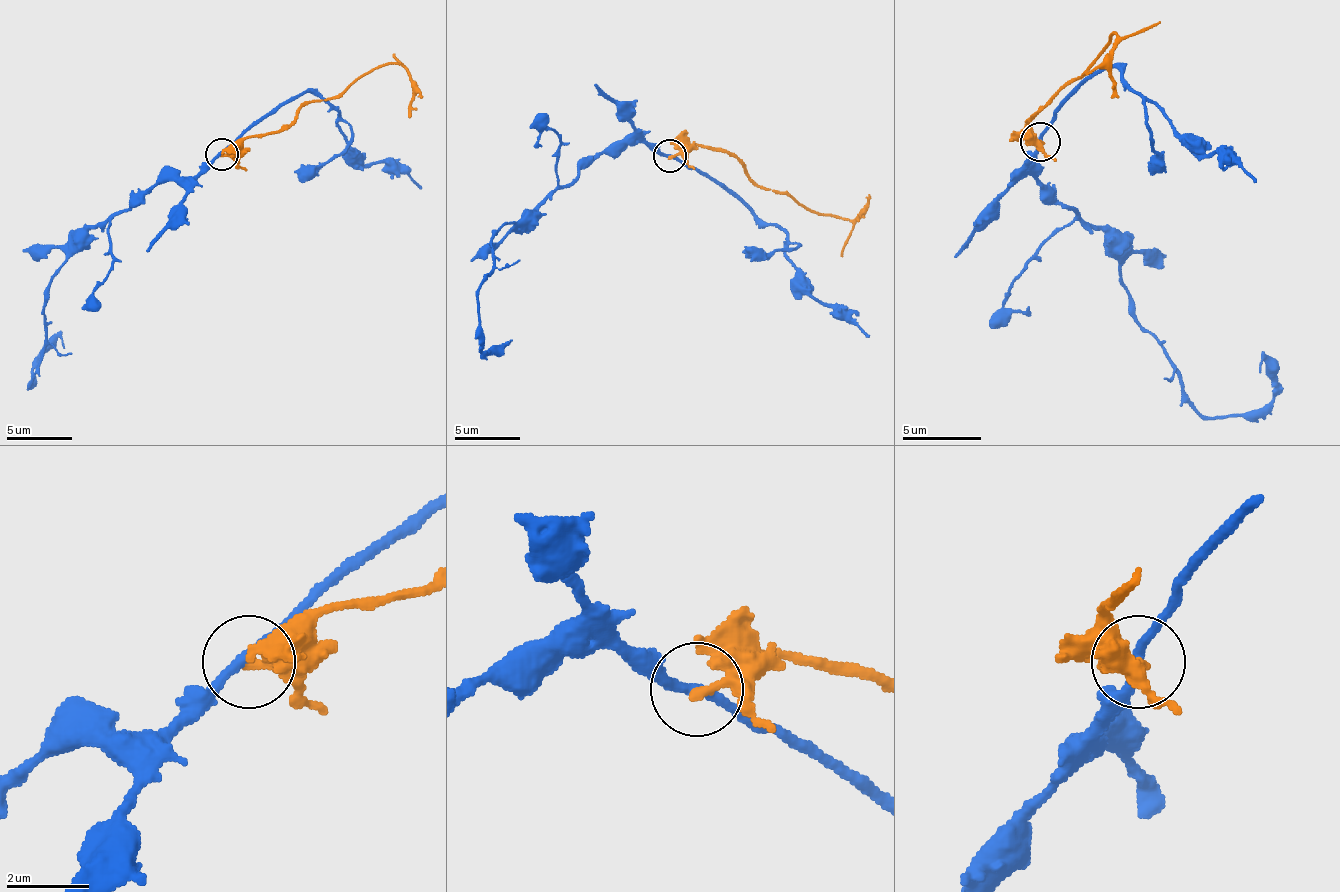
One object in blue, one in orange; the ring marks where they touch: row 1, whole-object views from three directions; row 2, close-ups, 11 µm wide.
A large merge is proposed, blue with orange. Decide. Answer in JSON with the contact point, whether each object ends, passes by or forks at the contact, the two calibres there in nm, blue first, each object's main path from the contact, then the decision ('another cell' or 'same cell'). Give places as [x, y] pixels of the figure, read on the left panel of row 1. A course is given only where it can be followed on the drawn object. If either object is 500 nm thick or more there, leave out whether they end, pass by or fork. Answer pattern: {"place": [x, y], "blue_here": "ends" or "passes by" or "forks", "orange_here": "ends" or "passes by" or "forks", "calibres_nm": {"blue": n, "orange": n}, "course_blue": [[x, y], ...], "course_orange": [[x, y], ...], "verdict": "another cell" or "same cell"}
{"place": [222, 154], "blue_here": "passes by", "orange_here": "ends", "calibres_nm": {"blue": 240, "orange": 280}, "course_blue": [[223, 153], [193, 176], [157, 180], [88, 232], [51, 282], [45, 347], [28, 387], [61, 331]], "course_orange": [[223, 153], [246, 137], [278, 133], [311, 101], [341, 97], [384, 64], [400, 64], [410, 77], [407, 117]], "verdict": "another cell"}

